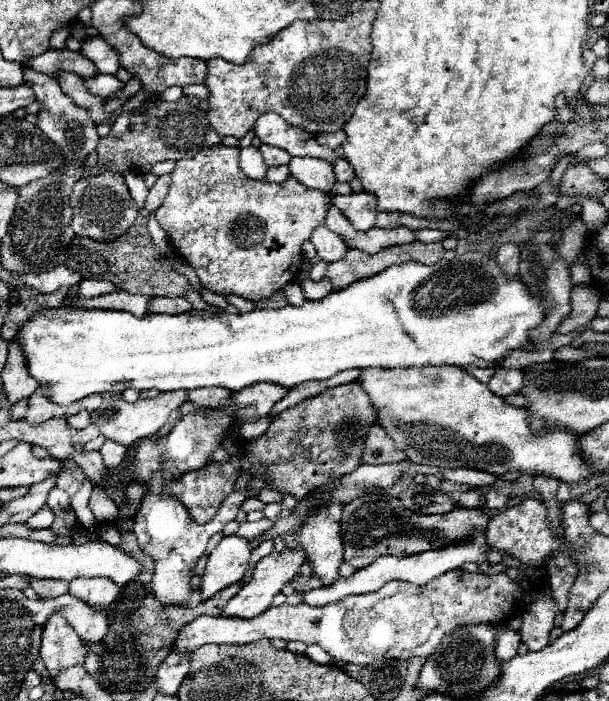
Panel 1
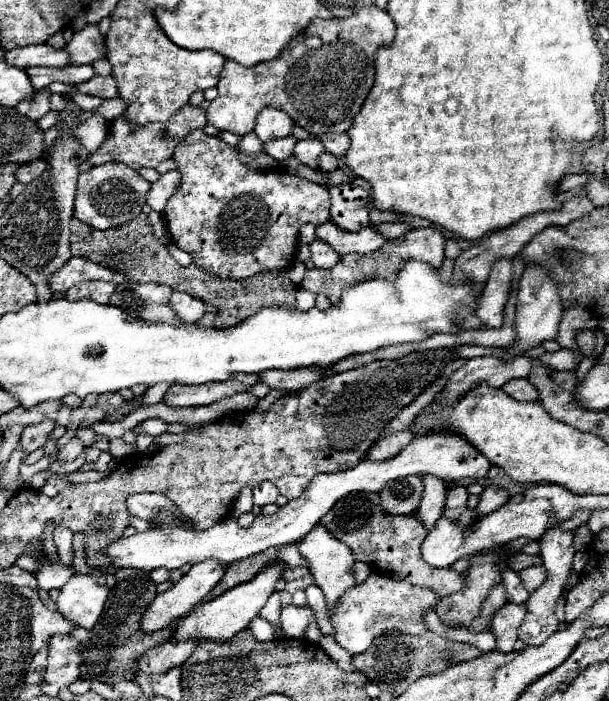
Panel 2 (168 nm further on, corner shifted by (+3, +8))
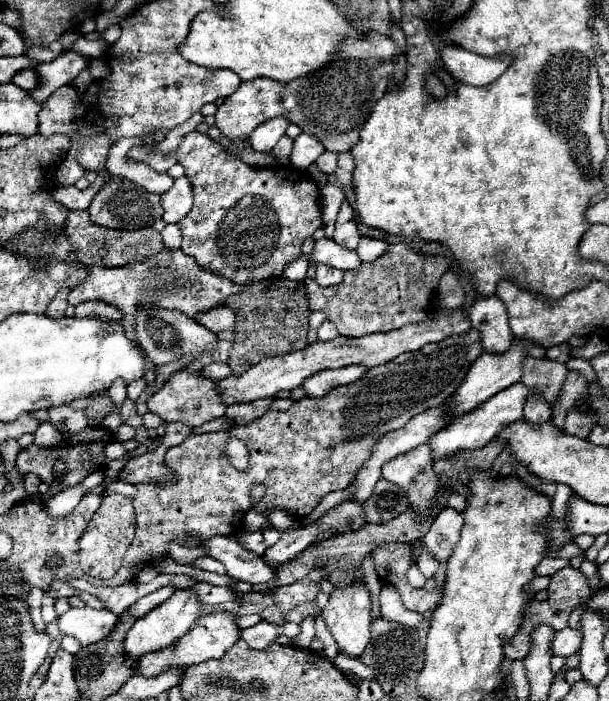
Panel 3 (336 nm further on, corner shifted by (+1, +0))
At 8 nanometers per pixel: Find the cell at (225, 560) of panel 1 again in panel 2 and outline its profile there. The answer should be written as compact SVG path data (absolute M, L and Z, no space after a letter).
M205 559L203 563L193 565L193 567L183 575L181 581L177 581L169 591L165 591L165 593L161 593L161 595L157 595L157 597L153 599L153 603L149 605L147 613L145 613L143 619L141 619L141 629L143 629L143 631L159 631L159 629L167 627L169 623L173 623L175 619L179 619L179 617L183 617L185 613L189 613L189 611L195 607L195 603L199 603L199 601L221 581L221 577L225 575L225 571L227 571L227 567L223 567L217 559Z

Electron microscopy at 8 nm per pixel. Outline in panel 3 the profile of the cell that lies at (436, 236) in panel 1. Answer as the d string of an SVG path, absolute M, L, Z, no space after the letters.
M363 237L363 239L359 241L359 247L357 247L355 251L357 251L357 255L359 255L359 259L361 259L363 263L371 263L371 261L375 261L379 255L383 255L385 249L387 249L387 243L385 243L385 241Z

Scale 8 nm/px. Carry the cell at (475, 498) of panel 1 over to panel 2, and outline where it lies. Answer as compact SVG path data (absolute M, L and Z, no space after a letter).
M451 487L451 491L447 491L447 501L445 501L445 515L449 519L459 519L461 511L467 507L467 489L465 487Z

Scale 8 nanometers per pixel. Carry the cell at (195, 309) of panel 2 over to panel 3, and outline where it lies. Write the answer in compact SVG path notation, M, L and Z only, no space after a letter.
M217 307L217 309L211 309L207 311L205 315L197 315L197 321L215 331L215 333L221 333L221 331L235 331L235 321L237 321L237 313L233 313L229 307Z

